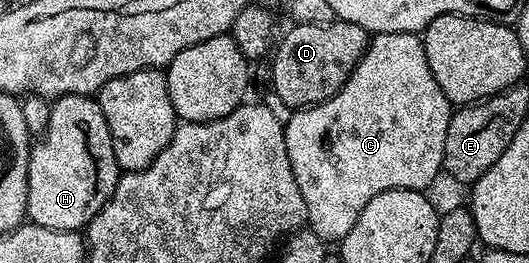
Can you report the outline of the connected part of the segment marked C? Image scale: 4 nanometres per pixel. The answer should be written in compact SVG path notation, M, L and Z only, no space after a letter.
M379 32L369 37L366 52L360 58L360 62L352 70L348 82L332 98L325 100L323 104L311 104L308 108L299 108L291 111L286 123L284 134L284 146L288 150L288 162L292 166L292 174L296 178L296 186L300 186L300 198L304 198L306 207L306 224L309 231L315 232L323 242L341 242L356 226L356 218L360 218L360 210L376 198L376 194L388 190L412 190L420 192L429 189L433 182L442 172L442 159L444 158L444 134L448 134L448 122L452 115L450 99L440 90L440 82L432 78L432 70L428 66L428 58L424 54L422 36L417 32Z

